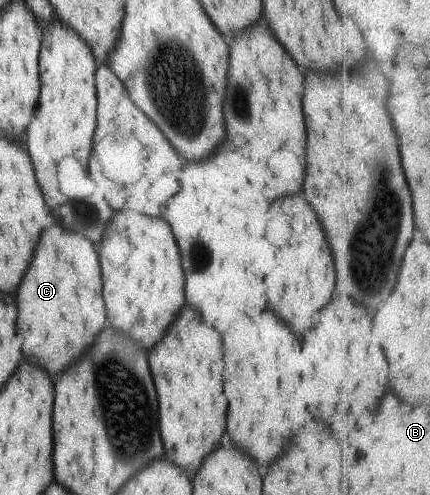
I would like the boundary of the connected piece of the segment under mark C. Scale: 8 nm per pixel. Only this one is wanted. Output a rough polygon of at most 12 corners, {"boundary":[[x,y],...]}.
{"boundary":[[42,231],[16,289],[22,361],[64,371],[106,326],[92,243]]}

